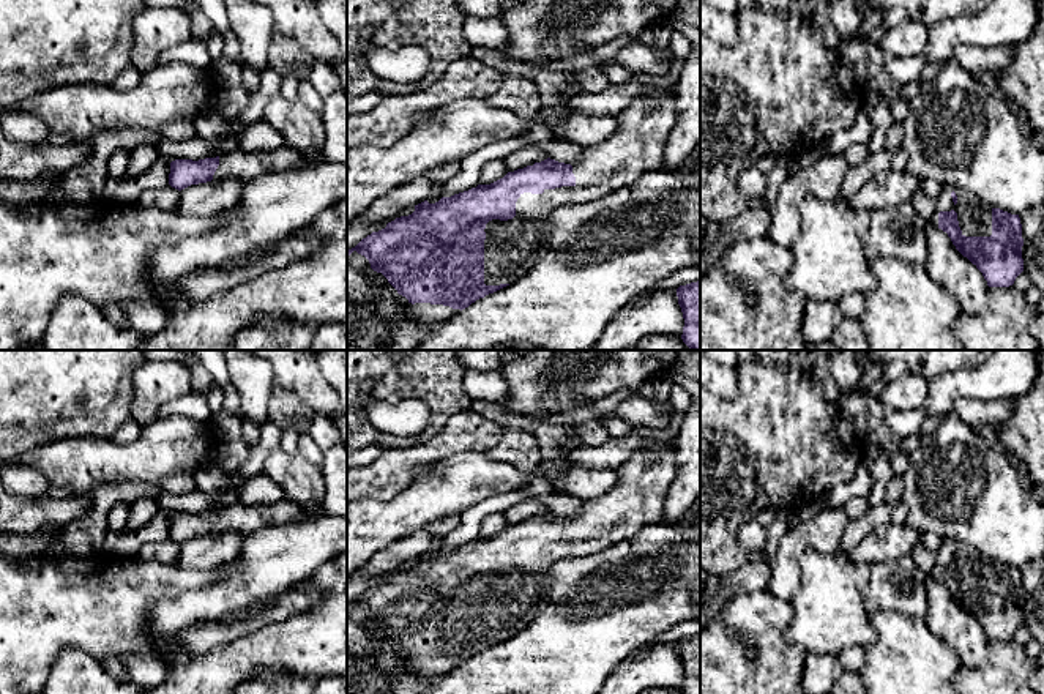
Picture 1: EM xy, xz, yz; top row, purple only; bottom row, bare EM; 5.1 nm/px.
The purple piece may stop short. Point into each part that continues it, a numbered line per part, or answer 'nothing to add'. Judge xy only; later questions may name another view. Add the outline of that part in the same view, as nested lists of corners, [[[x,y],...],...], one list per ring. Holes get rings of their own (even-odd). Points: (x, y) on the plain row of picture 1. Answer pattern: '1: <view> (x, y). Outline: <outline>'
1: xy (238, 518). Outline: [[[287,497],[271,505],[237,502],[219,509],[213,533],[233,532],[246,538],[267,525],[303,522],[306,517],[306,511]]]

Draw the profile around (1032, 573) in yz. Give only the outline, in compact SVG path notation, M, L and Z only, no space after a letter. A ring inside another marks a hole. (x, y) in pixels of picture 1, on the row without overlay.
M1044 555L1027 562L1020 569L1023 625L1031 639L1044 645Z

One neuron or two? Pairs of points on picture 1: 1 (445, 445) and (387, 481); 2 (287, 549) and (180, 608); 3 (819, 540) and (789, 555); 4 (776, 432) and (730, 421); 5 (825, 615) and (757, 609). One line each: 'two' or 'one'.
1: one
2: one
3: one
4: one
5: two

